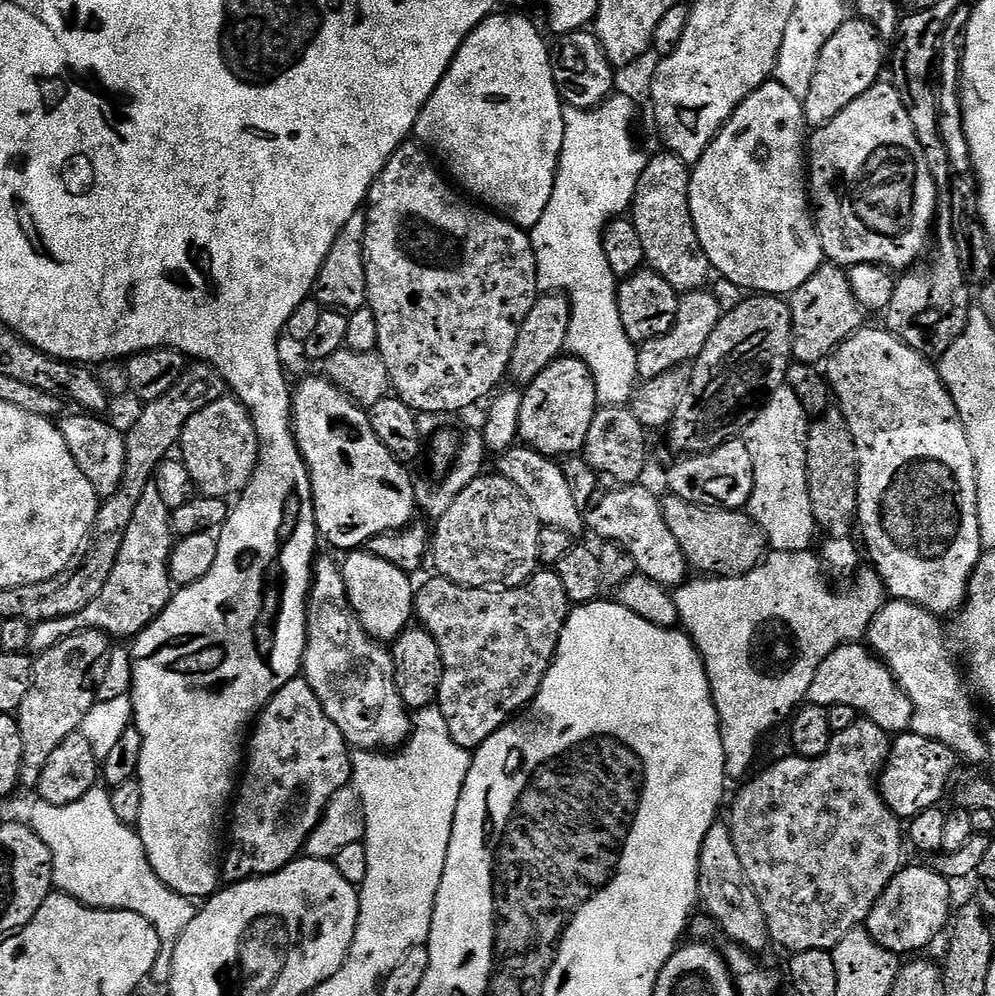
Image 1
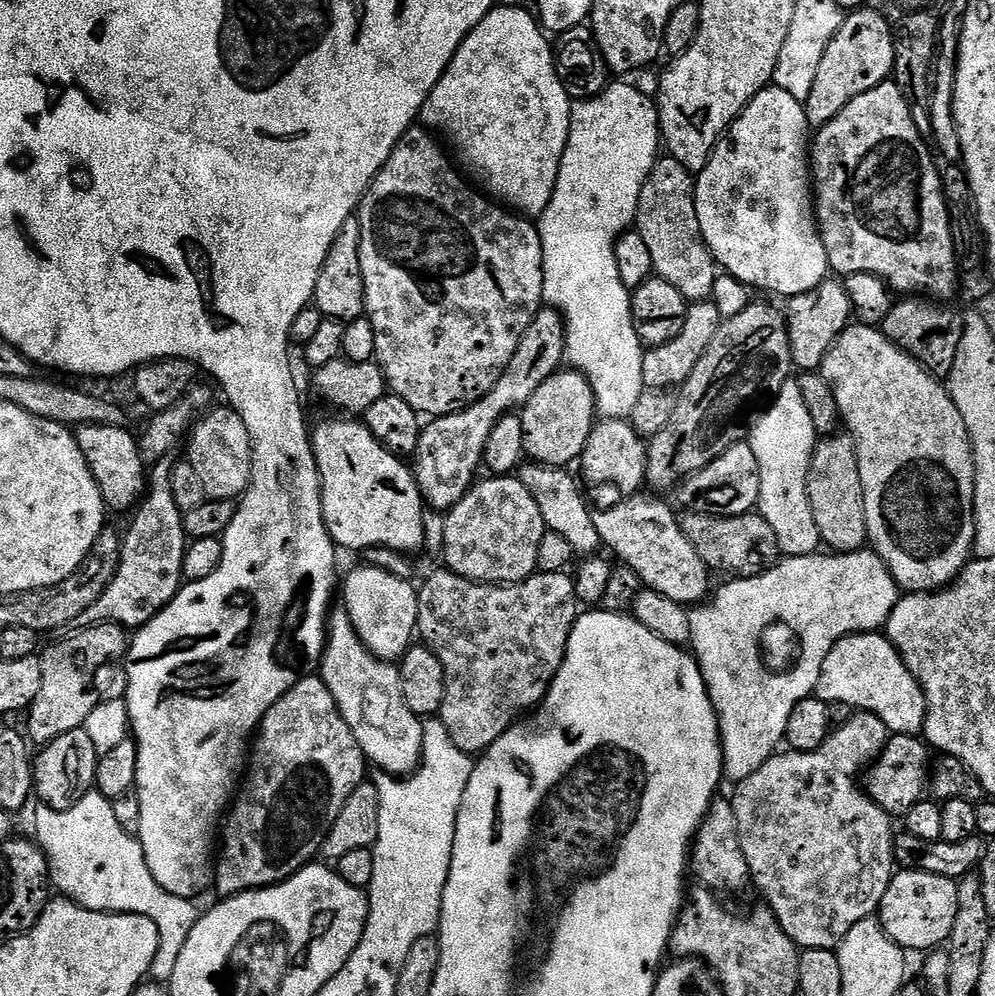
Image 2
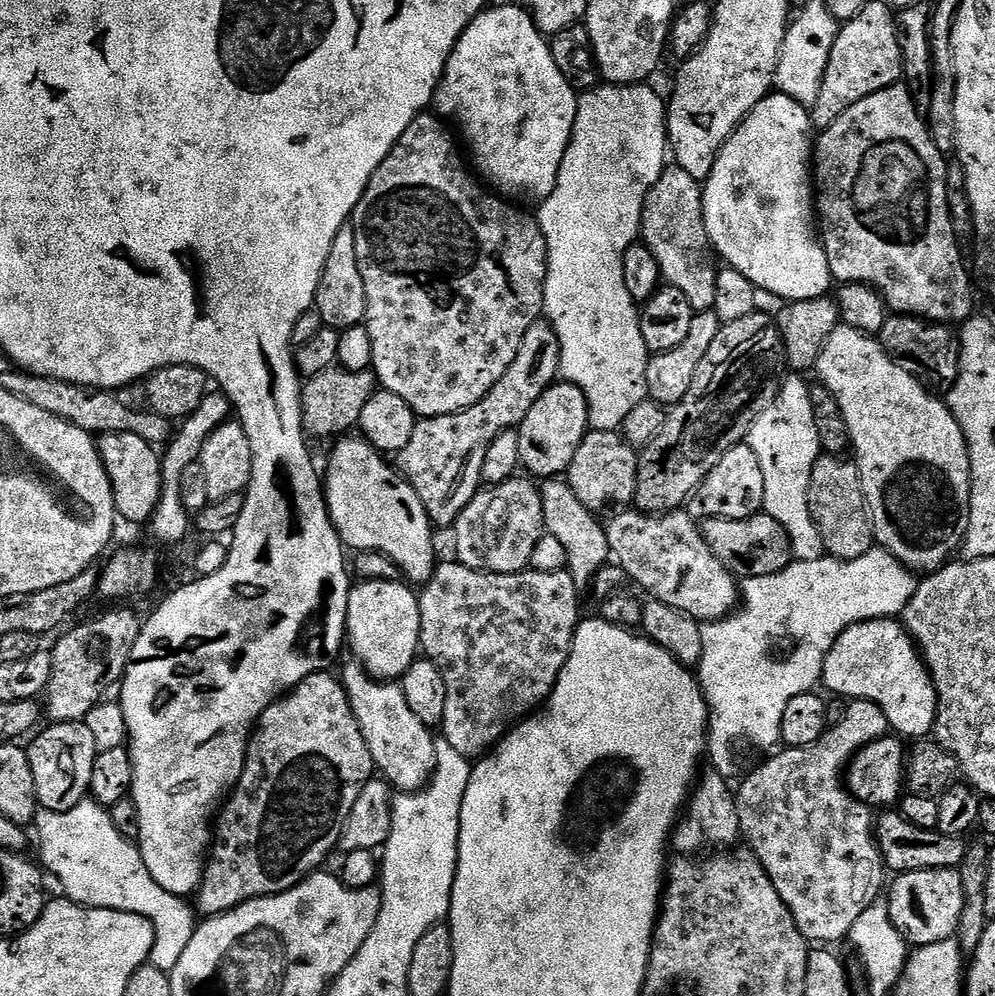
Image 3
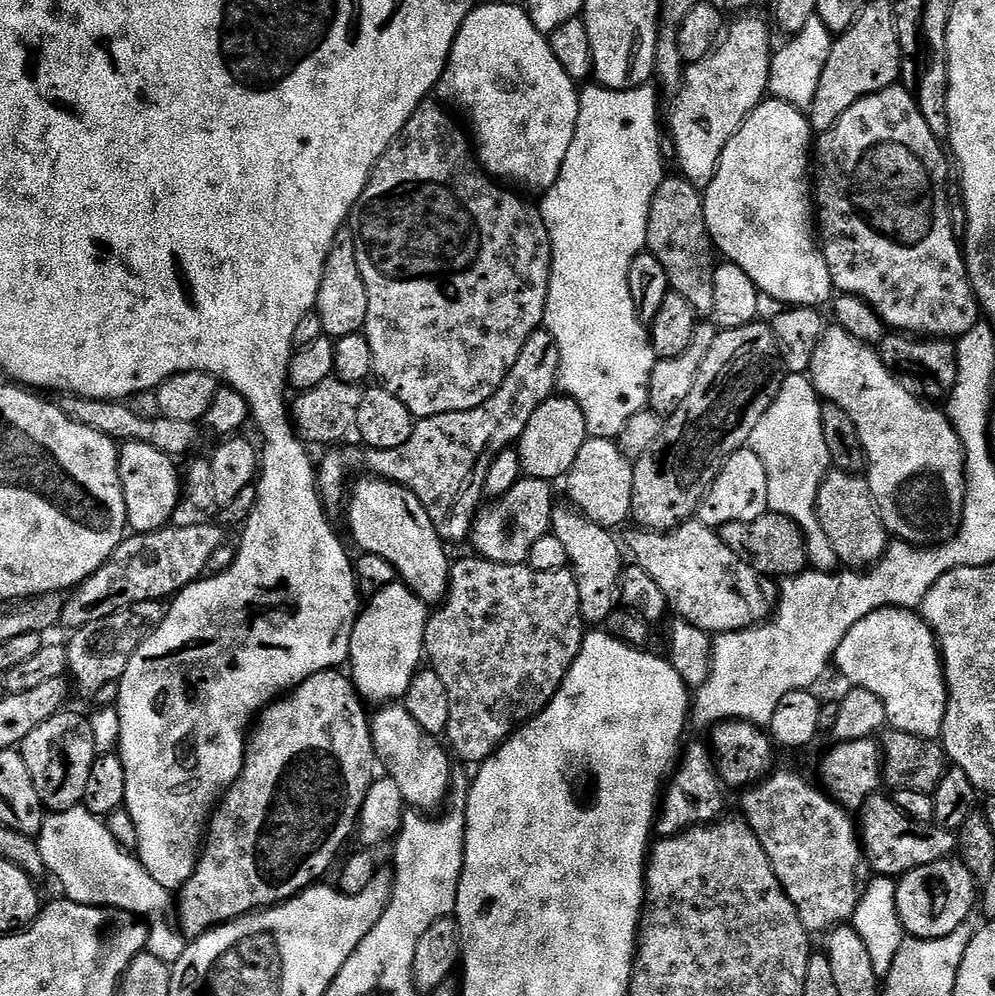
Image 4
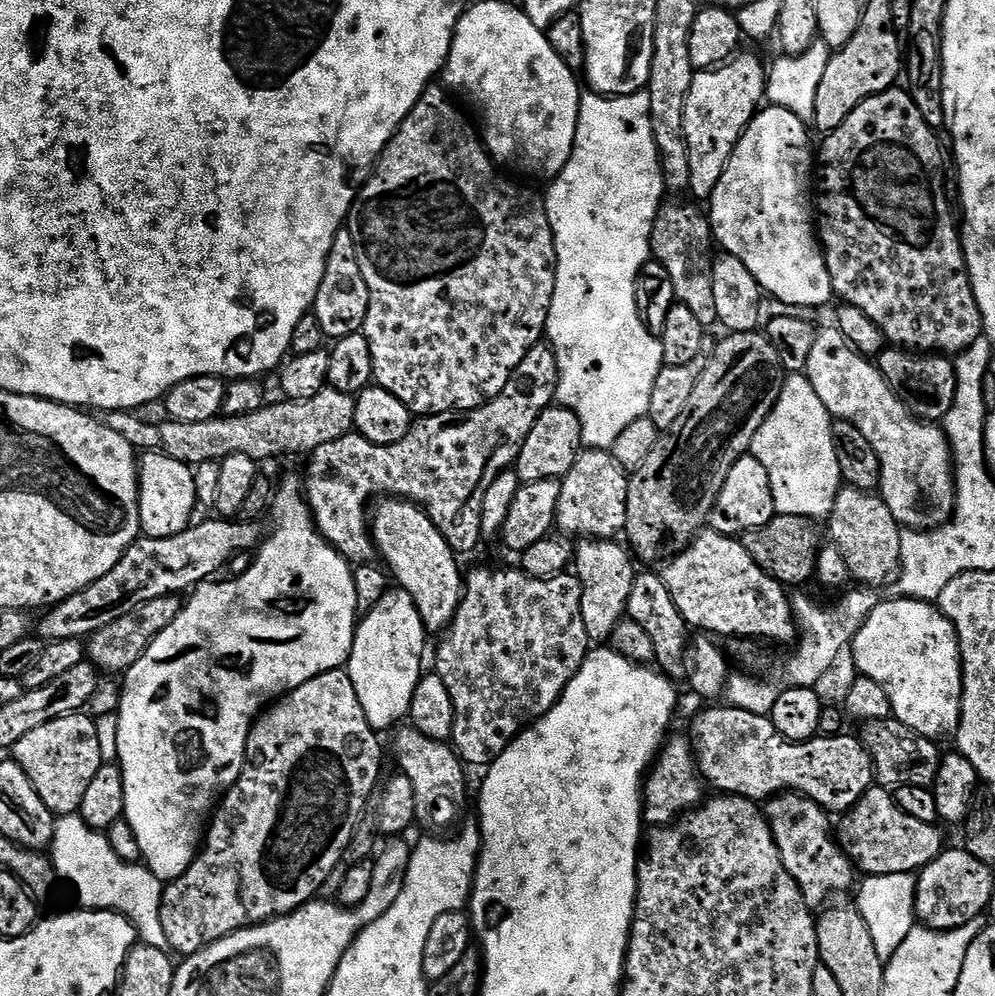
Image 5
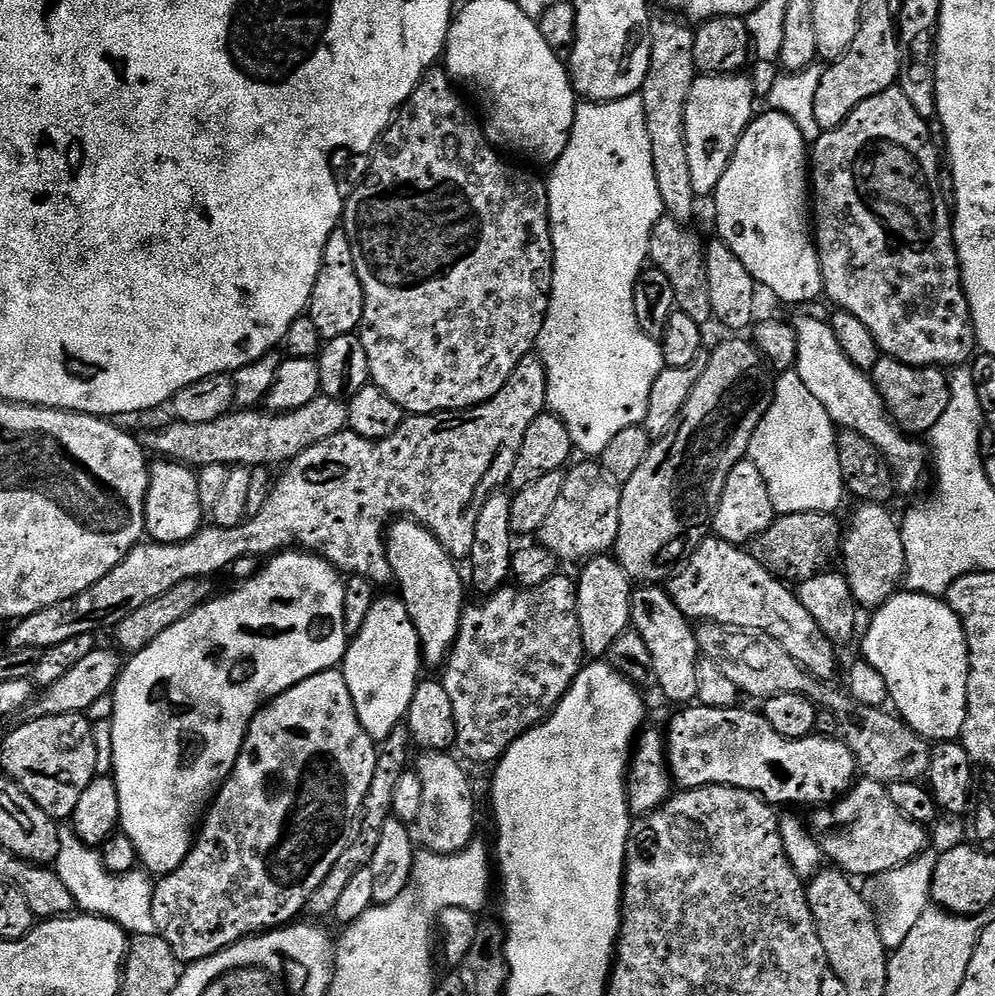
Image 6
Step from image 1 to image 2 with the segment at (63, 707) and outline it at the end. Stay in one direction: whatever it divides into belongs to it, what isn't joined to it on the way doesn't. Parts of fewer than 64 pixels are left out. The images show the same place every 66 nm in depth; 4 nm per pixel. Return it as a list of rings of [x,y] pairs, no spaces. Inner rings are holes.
[[[94,624],[73,633],[73,636],[58,641],[48,653],[43,653],[40,662],[42,690],[38,690],[38,698],[34,698],[32,707],[26,712],[26,736],[33,745],[43,746],[70,730],[83,728],[90,712],[102,701],[101,689],[96,689],[96,679],[111,664],[119,660],[121,663],[127,657],[130,636],[119,624]]]

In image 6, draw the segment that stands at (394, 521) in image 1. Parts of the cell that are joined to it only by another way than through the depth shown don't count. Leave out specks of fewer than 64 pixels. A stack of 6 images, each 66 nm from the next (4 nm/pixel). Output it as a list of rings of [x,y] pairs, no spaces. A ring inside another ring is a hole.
[[[400,518],[395,521],[387,529],[386,539],[388,541],[388,561],[392,567],[392,575],[394,577],[395,583],[398,585],[400,583],[400,592],[399,595],[404,601],[406,610],[410,614],[410,618],[414,622],[414,630],[418,630],[418,638],[420,639],[420,651],[422,653],[422,660],[425,665],[428,664],[437,664],[437,666],[443,665],[447,661],[449,652],[452,651],[452,646],[455,644],[456,639],[460,634],[460,622],[464,617],[464,609],[466,607],[466,601],[464,601],[464,584],[466,588],[466,580],[460,577],[460,572],[456,569],[457,561],[453,557],[449,556],[448,552],[441,544],[438,542],[438,538],[434,533],[428,528],[424,528],[421,524],[416,523],[415,520],[411,518]]]

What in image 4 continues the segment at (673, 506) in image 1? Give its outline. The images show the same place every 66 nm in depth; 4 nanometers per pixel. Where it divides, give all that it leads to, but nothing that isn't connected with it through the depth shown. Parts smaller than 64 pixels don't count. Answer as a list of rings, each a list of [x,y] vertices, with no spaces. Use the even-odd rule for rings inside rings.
[[[770,510],[762,518],[754,518],[754,522],[730,522],[725,528],[719,529],[718,533],[721,542],[761,577],[797,576],[798,573],[805,571],[808,564],[804,533],[794,521],[777,512]]]

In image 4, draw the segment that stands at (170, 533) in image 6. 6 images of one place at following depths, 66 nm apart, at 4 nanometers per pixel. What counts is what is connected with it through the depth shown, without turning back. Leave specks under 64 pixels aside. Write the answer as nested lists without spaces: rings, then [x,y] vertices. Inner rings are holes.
[[[133,440],[123,441],[119,445],[119,450],[120,481],[124,487],[129,529],[133,533],[139,534],[142,532],[159,532],[161,528],[169,527],[173,523],[172,515],[175,514],[180,500],[182,504],[182,472],[181,469],[176,469],[177,461],[142,442],[134,442]]]

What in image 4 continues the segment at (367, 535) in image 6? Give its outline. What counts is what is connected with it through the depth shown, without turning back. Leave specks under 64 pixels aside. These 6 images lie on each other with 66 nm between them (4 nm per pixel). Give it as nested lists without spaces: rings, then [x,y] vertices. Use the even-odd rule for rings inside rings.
[[[541,330],[526,338],[526,346],[522,346],[522,354],[518,354],[505,380],[496,387],[491,398],[476,409],[417,419],[406,446],[394,450],[365,447],[361,456],[358,449],[344,449],[344,446],[325,451],[328,453],[324,461],[318,464],[318,487],[325,509],[333,510],[345,503],[348,475],[352,468],[365,468],[365,473],[378,476],[381,480],[392,480],[412,491],[430,514],[430,522],[434,522],[441,540],[449,545],[459,540],[467,541],[474,523],[473,513],[451,512],[460,499],[468,500],[472,496],[471,490],[464,488],[464,483],[475,476],[477,481],[483,482],[490,462],[494,462],[499,452],[519,441],[534,410],[538,410],[538,406],[542,406],[542,402],[549,400],[557,391],[559,375],[558,346],[548,331]],[[184,524],[181,528],[169,526],[161,528],[159,532],[129,535],[116,547],[111,558],[65,599],[63,627],[75,630],[90,626],[90,622],[110,618],[110,614],[118,614],[118,610],[138,602],[167,601],[195,580],[201,579],[208,572],[210,554],[226,544],[225,529],[213,524]]]

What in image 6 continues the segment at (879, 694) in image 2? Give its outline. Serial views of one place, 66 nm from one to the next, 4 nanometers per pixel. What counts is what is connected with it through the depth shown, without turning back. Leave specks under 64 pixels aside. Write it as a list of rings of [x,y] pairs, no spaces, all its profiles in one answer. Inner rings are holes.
[[[911,590],[901,591],[899,594],[892,596],[881,608],[875,609],[872,621],[868,624],[868,633],[864,636],[864,656],[863,659],[870,666],[874,666],[874,670],[878,670],[878,674],[882,674],[882,678],[886,678],[886,686],[888,687],[888,695],[891,703],[896,703],[895,711],[901,720],[905,720],[919,736],[924,737],[929,742],[943,741],[959,741],[962,734],[962,726],[966,726],[966,714],[968,713],[968,679],[970,678],[970,654],[968,653],[968,639],[964,633],[962,622],[958,618],[958,614],[954,614],[954,610],[939,596],[925,596],[923,592],[914,592]]]

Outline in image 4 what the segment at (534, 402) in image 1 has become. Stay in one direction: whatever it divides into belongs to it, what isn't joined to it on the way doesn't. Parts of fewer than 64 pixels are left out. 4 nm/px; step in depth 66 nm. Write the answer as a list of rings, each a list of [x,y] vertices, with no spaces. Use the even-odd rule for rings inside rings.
[[[553,394],[549,400],[542,402],[538,410],[534,410],[530,422],[526,422],[526,430],[522,430],[518,441],[521,473],[529,480],[547,480],[567,477],[570,466],[574,466],[574,458],[578,458],[578,450],[590,439],[586,426],[586,414],[582,414],[582,406],[563,394]]]

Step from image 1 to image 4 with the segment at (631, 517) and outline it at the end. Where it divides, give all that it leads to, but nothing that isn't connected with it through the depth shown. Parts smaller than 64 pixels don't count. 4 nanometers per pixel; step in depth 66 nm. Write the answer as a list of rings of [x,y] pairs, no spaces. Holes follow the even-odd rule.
[[[693,518],[685,520],[676,528],[667,532],[653,532],[651,530],[635,530],[626,540],[626,548],[637,560],[639,571],[643,572],[656,589],[668,599],[669,609],[679,619],[690,622],[709,634],[721,632],[741,632],[744,628],[753,627],[765,619],[770,612],[770,600],[764,597],[760,589],[761,577],[744,561],[739,560],[732,550],[720,540],[717,531],[700,523]]]

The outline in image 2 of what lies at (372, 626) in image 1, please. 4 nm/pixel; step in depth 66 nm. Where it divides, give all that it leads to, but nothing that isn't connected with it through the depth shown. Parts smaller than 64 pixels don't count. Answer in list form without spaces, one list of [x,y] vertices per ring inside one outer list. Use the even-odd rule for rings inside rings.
[[[359,566],[342,580],[342,606],[347,610],[350,622],[362,638],[362,642],[380,660],[399,661],[413,647],[417,635],[418,588],[412,580],[394,578],[386,570]]]

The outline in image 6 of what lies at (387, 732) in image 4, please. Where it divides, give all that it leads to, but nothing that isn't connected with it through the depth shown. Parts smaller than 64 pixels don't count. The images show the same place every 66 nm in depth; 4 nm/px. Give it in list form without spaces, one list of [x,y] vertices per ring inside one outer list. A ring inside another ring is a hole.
[[[421,751],[419,755],[420,757],[417,760],[415,757],[414,760],[414,771],[422,782],[424,794],[422,810],[414,825],[419,843],[427,851],[443,856],[461,852],[477,835],[476,796],[472,793],[472,780],[463,768],[465,765],[455,755],[425,751]]]

